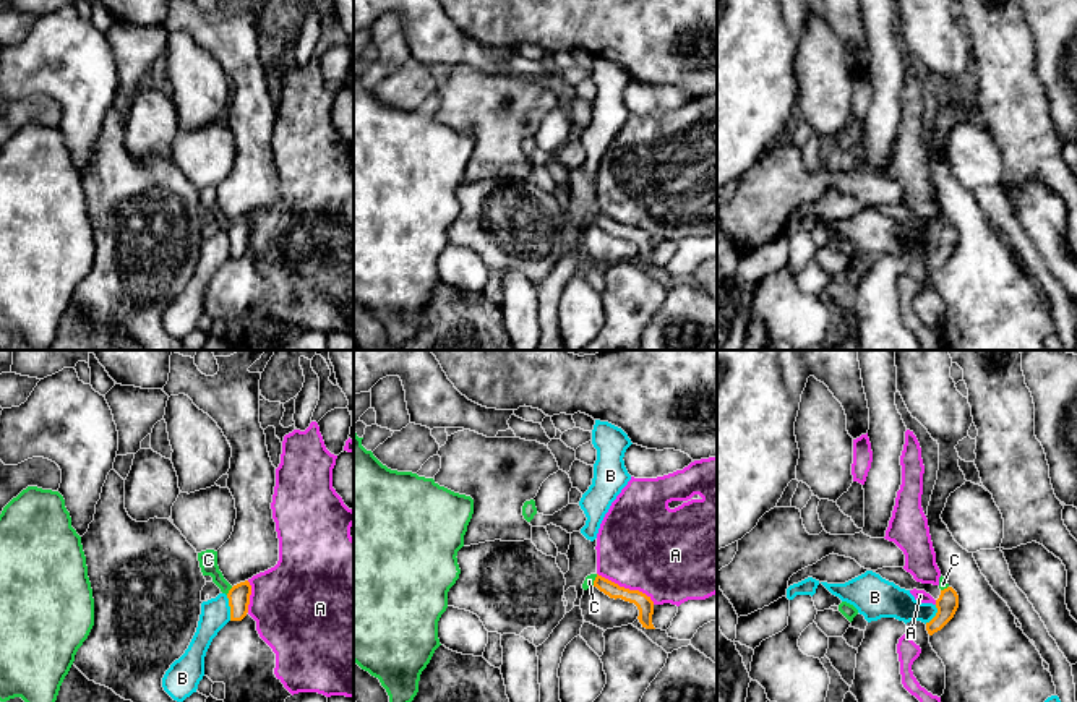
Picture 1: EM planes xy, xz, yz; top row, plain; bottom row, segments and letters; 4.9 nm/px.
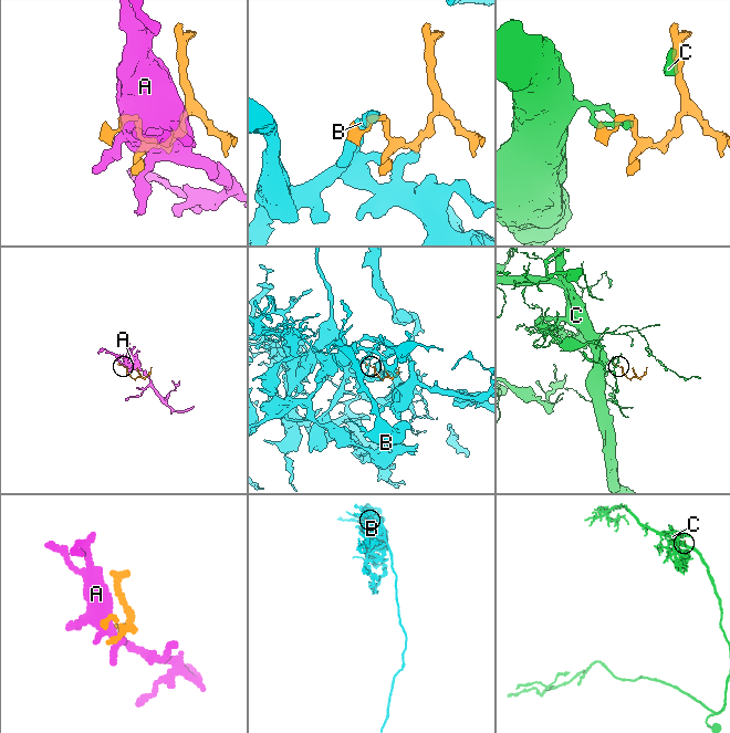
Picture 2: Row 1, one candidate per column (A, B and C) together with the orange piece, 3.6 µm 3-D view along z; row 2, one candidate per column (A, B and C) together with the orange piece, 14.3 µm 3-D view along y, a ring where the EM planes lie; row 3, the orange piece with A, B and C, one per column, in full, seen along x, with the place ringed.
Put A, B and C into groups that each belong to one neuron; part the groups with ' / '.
A / B / C

